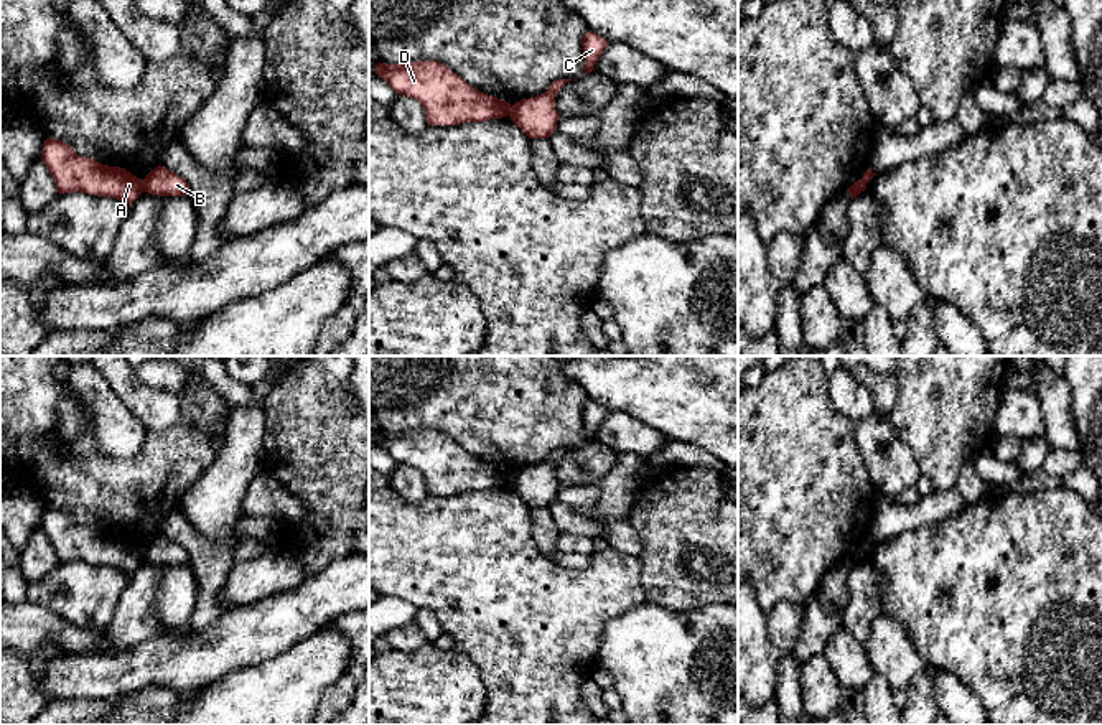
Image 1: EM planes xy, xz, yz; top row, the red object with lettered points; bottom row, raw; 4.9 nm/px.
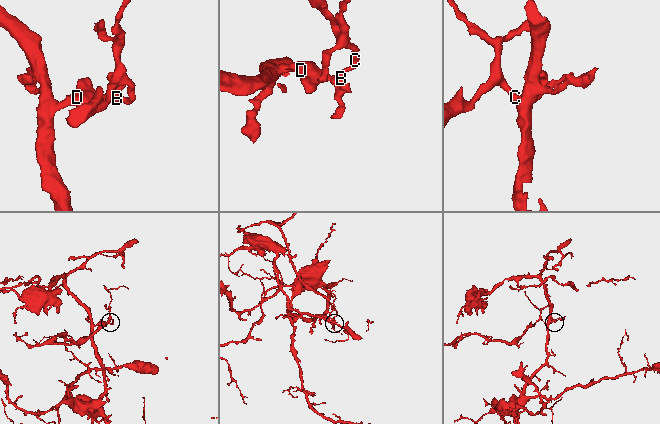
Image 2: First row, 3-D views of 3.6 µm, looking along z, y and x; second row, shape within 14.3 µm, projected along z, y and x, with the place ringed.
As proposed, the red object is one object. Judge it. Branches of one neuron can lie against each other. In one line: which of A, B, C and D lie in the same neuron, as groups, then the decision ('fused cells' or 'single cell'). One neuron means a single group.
A D / B C; fused cells

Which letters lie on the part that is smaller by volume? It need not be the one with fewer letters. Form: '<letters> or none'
B, C

